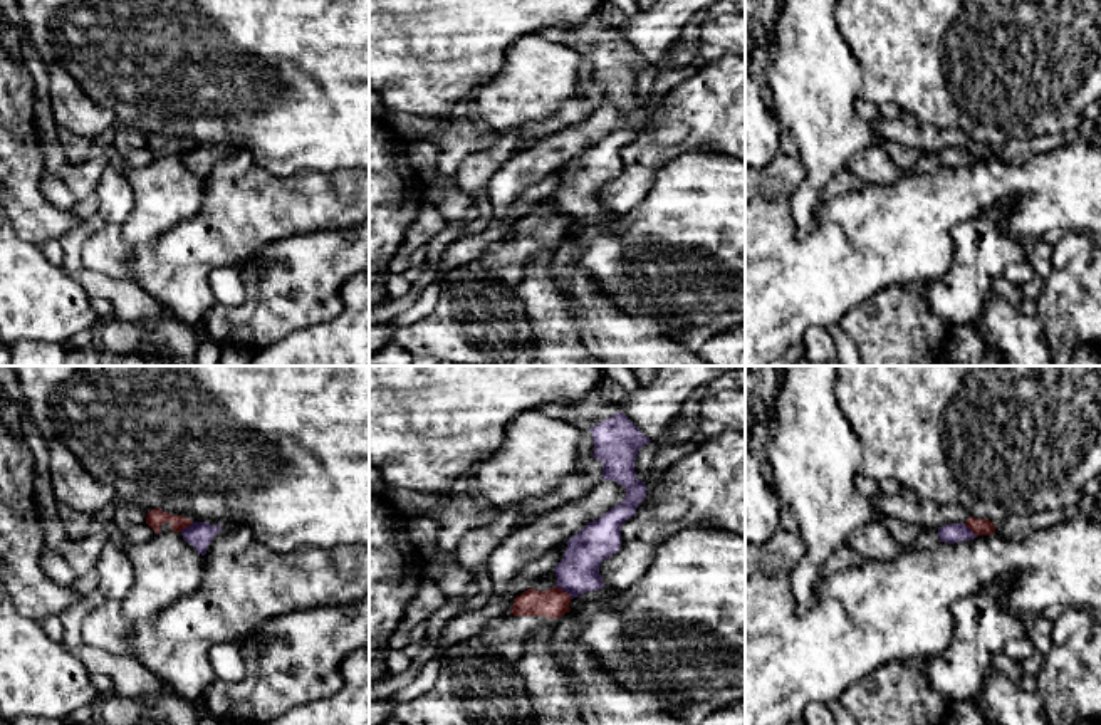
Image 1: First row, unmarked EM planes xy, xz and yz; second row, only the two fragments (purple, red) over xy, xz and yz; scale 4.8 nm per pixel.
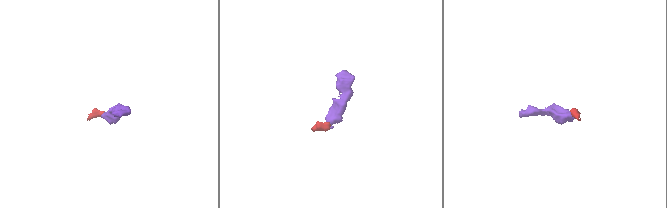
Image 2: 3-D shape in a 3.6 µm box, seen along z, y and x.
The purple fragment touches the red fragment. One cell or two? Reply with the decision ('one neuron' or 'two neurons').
two neurons

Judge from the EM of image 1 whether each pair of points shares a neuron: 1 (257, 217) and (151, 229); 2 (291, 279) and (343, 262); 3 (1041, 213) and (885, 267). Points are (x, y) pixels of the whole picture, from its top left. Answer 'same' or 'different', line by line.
1: different
2: same
3: same

